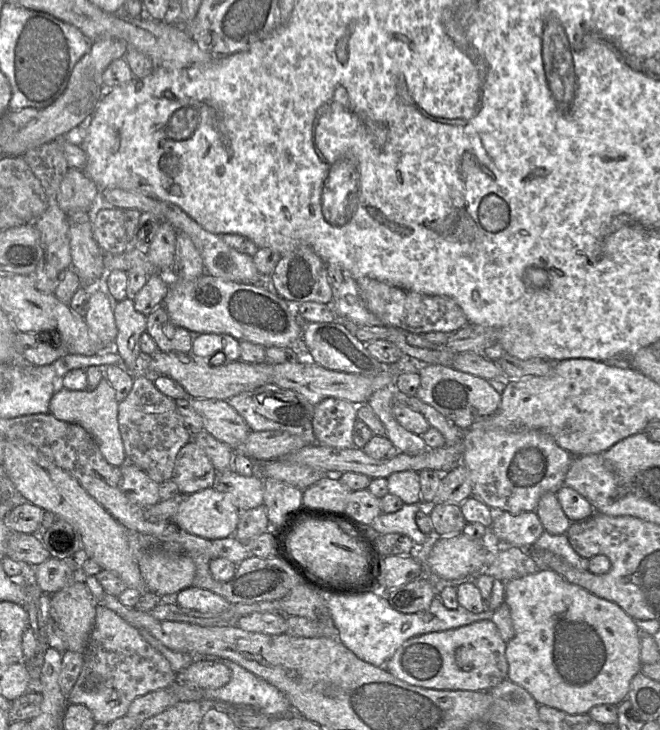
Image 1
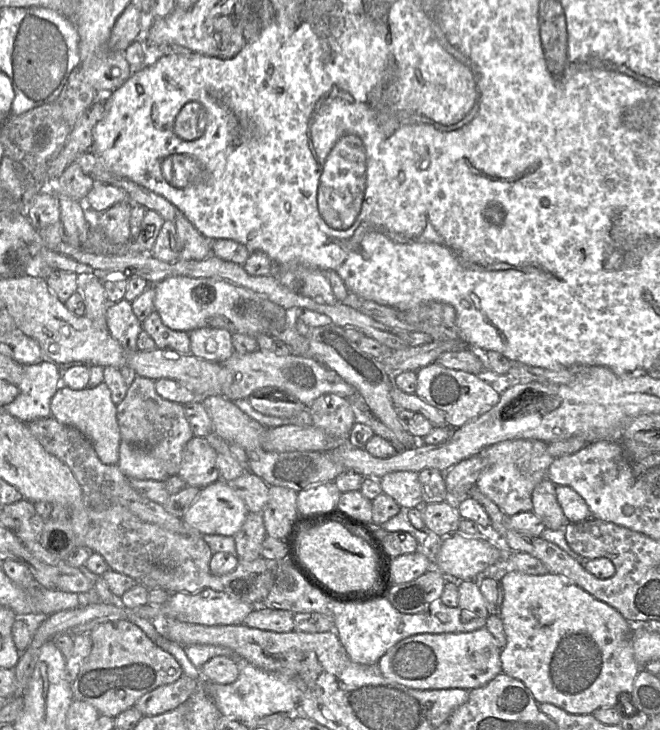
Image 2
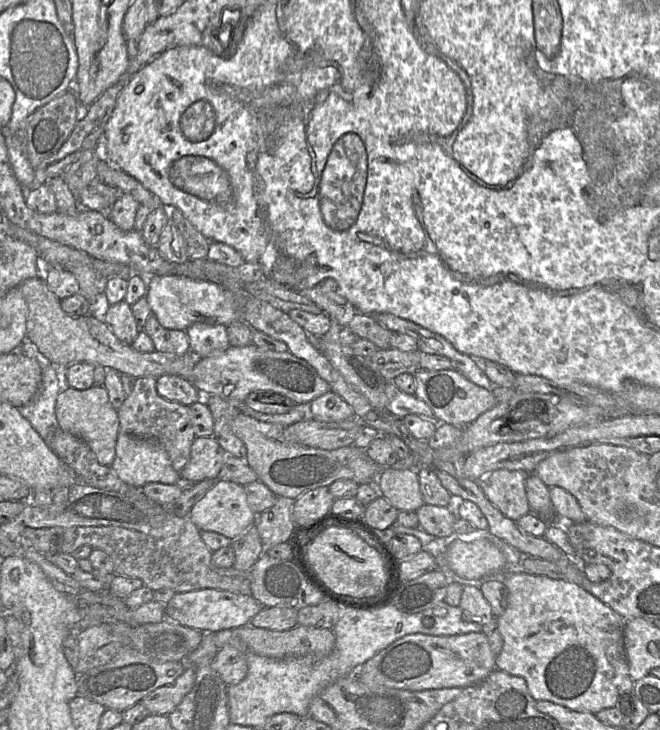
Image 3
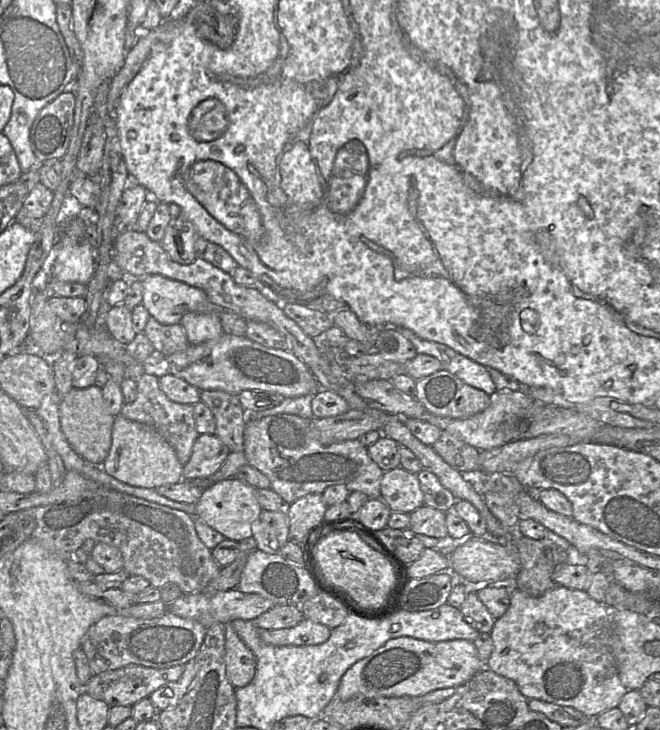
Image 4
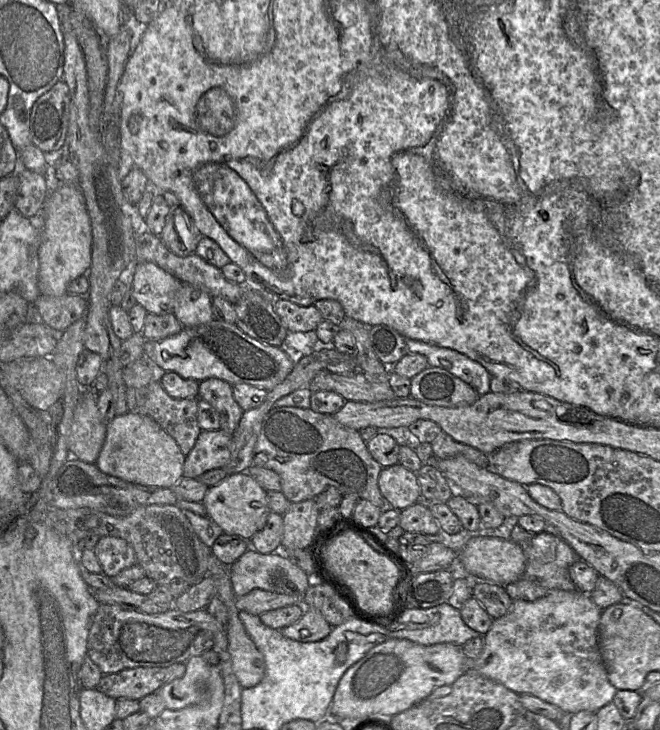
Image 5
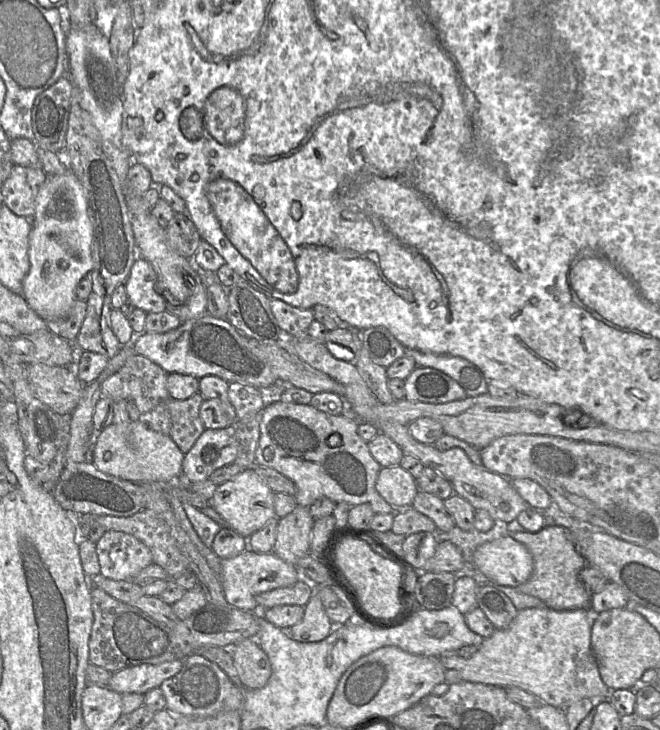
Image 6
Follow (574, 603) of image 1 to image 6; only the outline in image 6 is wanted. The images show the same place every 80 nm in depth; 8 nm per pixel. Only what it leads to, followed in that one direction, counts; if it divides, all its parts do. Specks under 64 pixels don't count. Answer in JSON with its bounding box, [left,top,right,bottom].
[439,608,611,710]

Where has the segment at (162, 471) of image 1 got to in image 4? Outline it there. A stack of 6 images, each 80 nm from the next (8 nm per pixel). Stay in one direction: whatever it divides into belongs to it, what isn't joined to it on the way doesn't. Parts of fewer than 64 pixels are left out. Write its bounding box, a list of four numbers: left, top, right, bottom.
[120,373,199,465]

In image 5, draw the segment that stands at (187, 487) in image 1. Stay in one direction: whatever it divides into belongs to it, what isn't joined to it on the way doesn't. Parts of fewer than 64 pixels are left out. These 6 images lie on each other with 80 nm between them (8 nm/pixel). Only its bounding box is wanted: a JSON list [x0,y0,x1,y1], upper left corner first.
[185,430,232,478]

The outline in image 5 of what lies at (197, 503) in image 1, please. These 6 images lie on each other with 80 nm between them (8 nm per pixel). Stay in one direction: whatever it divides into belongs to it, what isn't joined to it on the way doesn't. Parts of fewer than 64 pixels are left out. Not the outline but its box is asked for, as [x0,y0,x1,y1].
[202,472,271,540]

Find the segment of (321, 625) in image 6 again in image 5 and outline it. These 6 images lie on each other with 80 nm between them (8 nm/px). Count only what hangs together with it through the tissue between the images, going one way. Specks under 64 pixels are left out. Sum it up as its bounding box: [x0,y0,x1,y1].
[281,608,333,643]

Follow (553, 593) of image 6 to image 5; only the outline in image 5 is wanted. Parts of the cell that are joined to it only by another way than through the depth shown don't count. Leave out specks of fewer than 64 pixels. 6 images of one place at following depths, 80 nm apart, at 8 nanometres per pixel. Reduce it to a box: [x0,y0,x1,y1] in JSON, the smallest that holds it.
[519,531,579,591]

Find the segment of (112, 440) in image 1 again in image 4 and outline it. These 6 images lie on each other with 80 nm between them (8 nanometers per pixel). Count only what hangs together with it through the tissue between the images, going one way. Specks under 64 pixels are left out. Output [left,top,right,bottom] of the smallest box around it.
[59,385,115,465]

